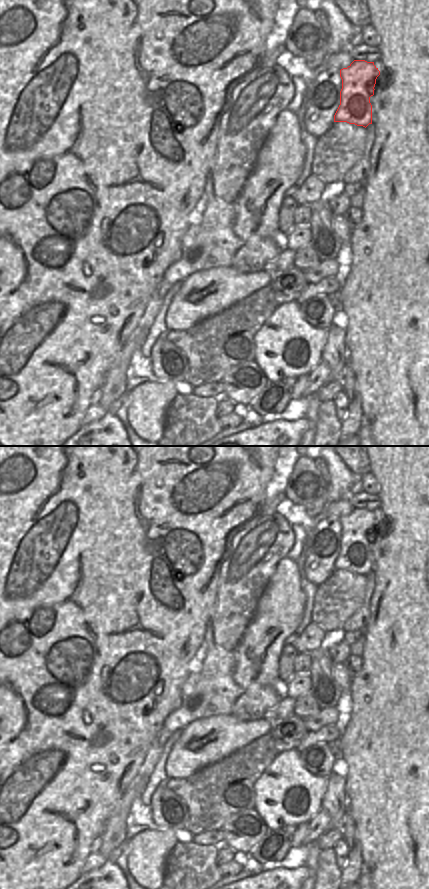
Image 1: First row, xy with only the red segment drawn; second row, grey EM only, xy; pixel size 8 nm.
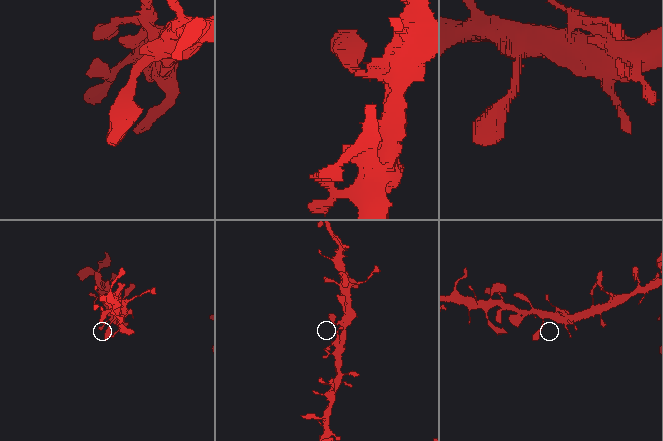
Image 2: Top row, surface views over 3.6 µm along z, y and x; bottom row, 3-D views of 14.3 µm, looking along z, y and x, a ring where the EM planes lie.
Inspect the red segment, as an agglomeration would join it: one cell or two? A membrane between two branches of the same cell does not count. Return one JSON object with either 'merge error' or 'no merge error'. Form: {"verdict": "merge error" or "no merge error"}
{"verdict": "no merge error"}

